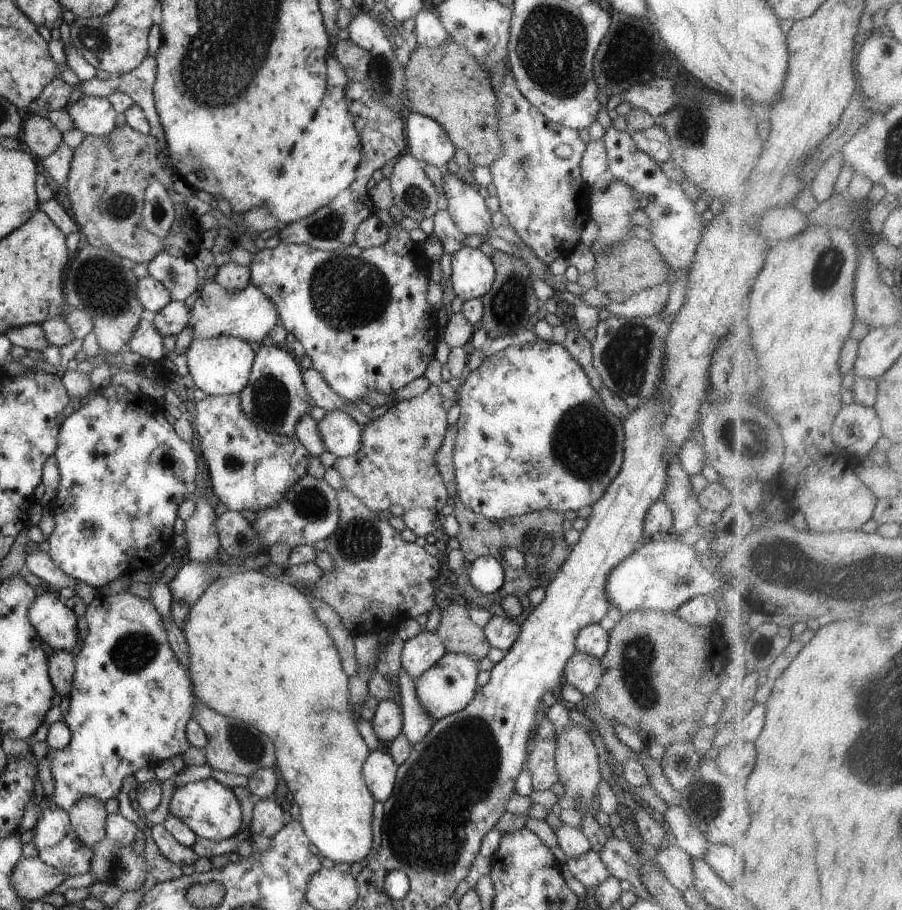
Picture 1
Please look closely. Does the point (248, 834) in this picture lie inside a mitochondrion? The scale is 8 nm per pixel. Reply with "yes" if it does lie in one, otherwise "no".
no

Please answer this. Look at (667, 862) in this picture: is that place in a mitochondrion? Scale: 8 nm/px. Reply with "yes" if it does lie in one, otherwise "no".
no

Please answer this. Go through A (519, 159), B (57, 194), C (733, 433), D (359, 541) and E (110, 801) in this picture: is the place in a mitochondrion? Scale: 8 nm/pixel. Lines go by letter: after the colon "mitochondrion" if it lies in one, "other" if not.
A: mitochondrion
B: other
C: mitochondrion
D: mitochondrion
E: other

